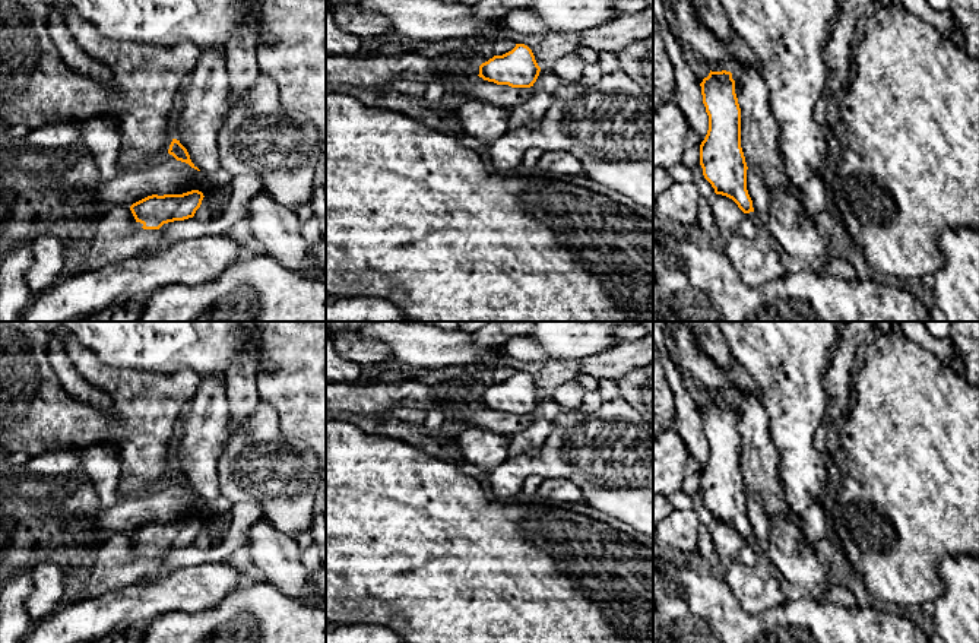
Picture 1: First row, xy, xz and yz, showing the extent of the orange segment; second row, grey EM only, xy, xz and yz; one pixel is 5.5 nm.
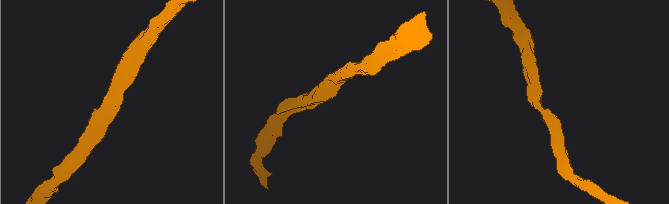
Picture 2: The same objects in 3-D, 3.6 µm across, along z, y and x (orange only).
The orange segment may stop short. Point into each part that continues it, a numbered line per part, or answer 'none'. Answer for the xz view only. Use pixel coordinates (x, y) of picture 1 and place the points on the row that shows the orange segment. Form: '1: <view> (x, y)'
none

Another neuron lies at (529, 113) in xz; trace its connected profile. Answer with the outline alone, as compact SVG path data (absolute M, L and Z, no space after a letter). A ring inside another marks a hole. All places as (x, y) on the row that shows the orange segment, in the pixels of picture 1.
M532 86L532 95L510 110L508 129L535 127L549 110L552 96Z

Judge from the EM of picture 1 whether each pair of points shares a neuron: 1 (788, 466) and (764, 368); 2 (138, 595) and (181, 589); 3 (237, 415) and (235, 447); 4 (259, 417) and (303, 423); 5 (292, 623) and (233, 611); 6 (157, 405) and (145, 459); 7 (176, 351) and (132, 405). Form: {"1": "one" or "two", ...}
{"1": "one", "2": "one", "3": "two", "4": "two", "5": "one", "6": "one", "7": "two"}

